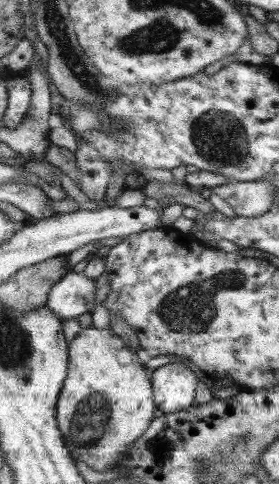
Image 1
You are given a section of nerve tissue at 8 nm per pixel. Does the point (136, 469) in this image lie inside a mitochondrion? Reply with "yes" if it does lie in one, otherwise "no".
no

